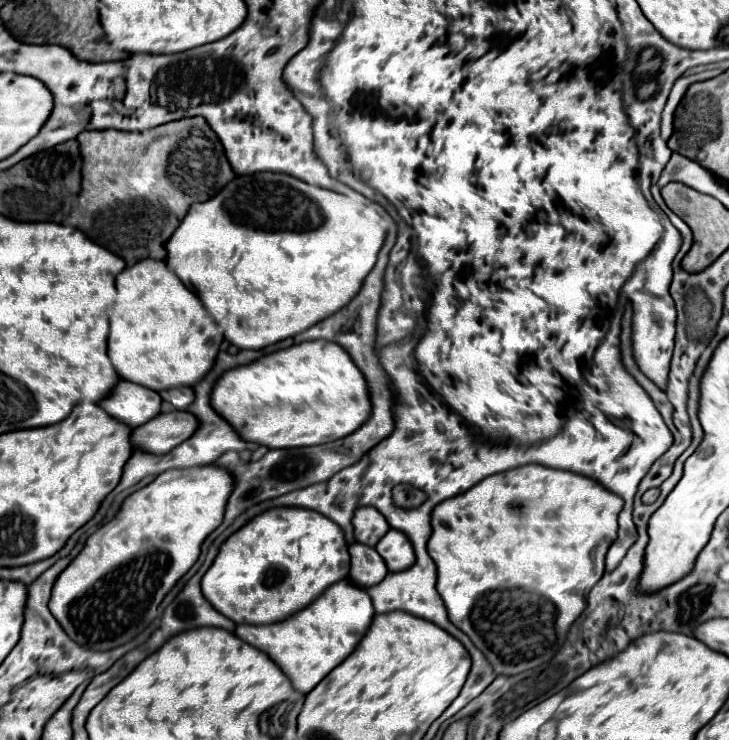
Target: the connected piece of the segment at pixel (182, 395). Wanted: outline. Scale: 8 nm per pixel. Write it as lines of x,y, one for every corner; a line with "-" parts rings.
184,387
184,389
166,389
166,391
162,391
162,393
158,393
164,401
168,401
168,403
172,403
174,405
174,409
178,409
178,411
184,411
190,403
192,403
192,387

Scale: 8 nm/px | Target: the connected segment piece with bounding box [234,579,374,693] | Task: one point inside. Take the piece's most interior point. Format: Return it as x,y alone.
308,646

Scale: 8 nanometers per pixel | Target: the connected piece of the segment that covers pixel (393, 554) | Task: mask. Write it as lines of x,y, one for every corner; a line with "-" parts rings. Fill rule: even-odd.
390,529
376,545
378,555
386,561
390,573
404,571
414,565
414,549
408,537
396,529

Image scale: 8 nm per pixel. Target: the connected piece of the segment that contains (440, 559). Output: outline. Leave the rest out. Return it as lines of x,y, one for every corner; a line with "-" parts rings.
528,463
528,465
516,467
516,469
508,469
508,471
490,475
490,477
482,479
478,485
474,485
472,489
468,489
466,493
460,493
458,497
452,497
452,499
436,505
436,509
432,511
432,537
428,539
428,553
434,559
436,569
438,569
436,589
448,609
450,621
460,631
464,631
472,639
472,643
486,655
486,659
490,661
496,675
510,677
510,675
518,675
518,673
536,669
536,667
548,663
560,651
560,647
564,645
564,641
568,637
572,623
586,609
586,599
588,599
590,589
604,575
604,555
606,555
608,547
612,545
612,541
616,539
618,513
622,511
622,507
624,507
622,497
608,491
604,485
598,485
598,481
572,473
572,471
552,469
552,467
544,467
538,463

